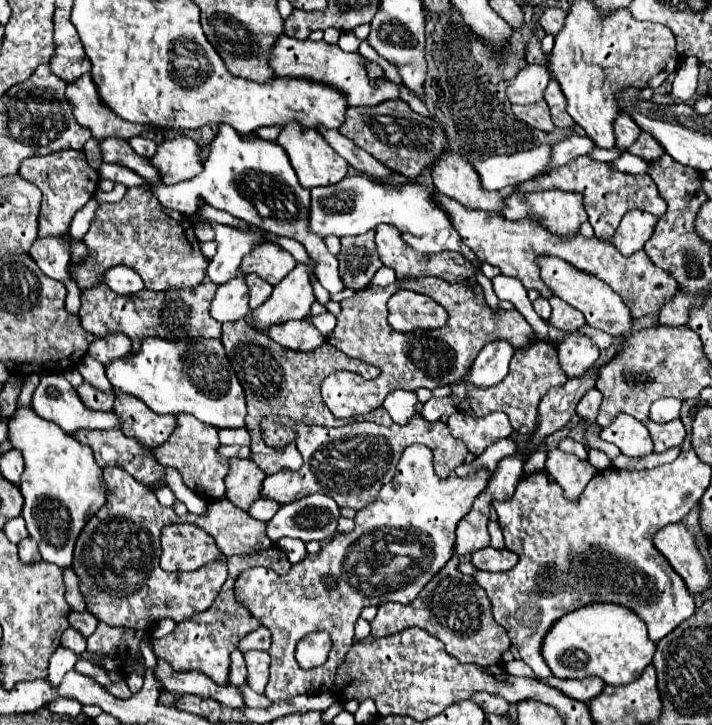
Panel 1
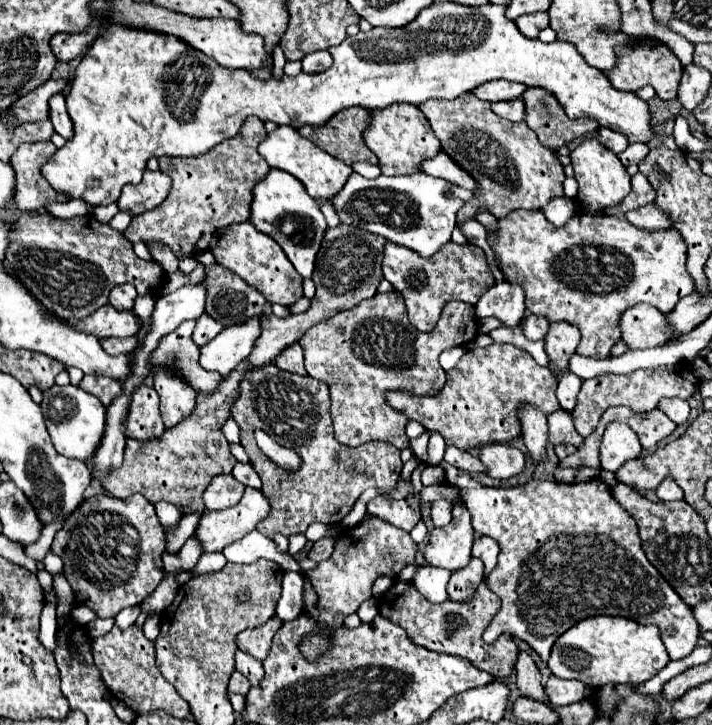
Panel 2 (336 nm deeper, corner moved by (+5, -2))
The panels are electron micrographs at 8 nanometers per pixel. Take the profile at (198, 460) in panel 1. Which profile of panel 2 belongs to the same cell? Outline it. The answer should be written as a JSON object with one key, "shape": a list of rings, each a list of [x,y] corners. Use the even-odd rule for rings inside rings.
{"shape":[[[157,370],[155,390],[161,398],[161,416],[165,428],[177,426],[183,418],[187,418],[193,412],[197,404],[197,392],[193,392],[189,384],[185,384],[175,372]]]}

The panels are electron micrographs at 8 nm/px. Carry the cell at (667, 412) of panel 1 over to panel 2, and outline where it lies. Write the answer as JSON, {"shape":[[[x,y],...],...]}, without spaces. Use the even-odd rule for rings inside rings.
{"shape":[[[665,398],[659,402],[659,410],[665,412],[675,424],[683,424],[689,418],[689,404],[681,398]]]}

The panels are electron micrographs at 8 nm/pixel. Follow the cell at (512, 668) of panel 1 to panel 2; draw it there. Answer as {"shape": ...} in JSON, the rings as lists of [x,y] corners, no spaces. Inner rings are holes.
{"shape":[[[549,676],[545,692],[553,704],[565,706],[565,704],[575,704],[575,702],[583,700],[587,686],[579,680],[563,680],[557,676]]]}

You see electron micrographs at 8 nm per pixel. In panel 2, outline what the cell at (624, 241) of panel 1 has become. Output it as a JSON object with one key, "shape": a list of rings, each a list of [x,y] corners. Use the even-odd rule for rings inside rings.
{"shape":[[[653,204],[635,208],[633,212],[627,212],[625,218],[633,226],[637,226],[641,230],[649,230],[649,232],[657,232],[657,230],[663,230],[663,228],[671,228],[669,220],[665,220],[665,214],[661,214]]]}

